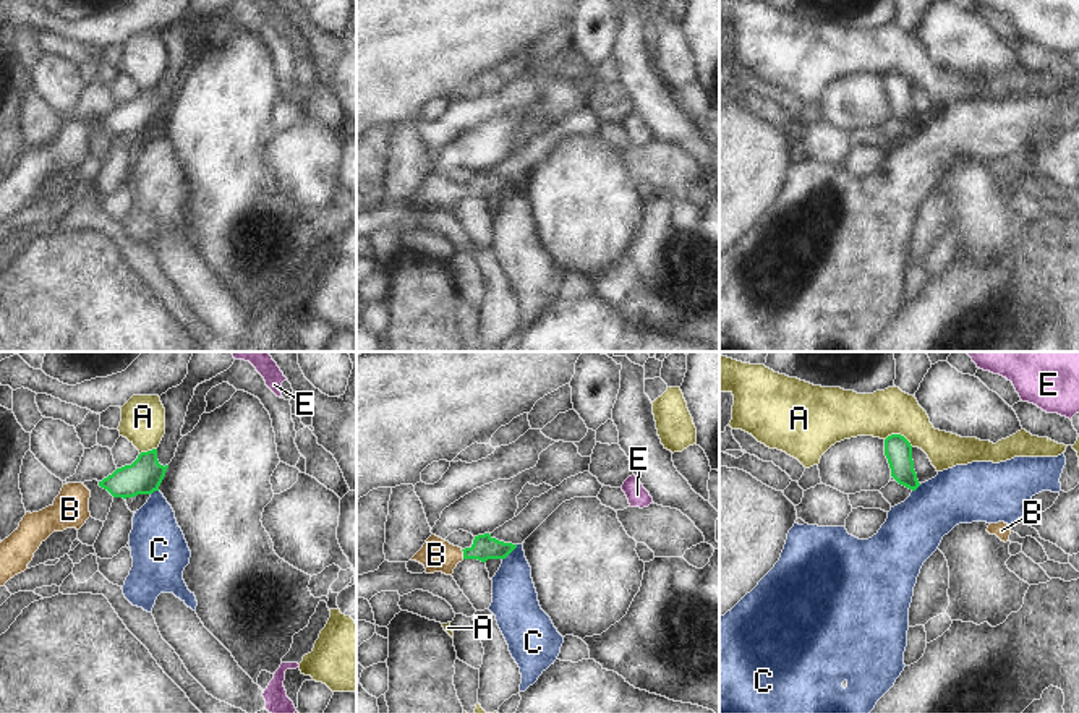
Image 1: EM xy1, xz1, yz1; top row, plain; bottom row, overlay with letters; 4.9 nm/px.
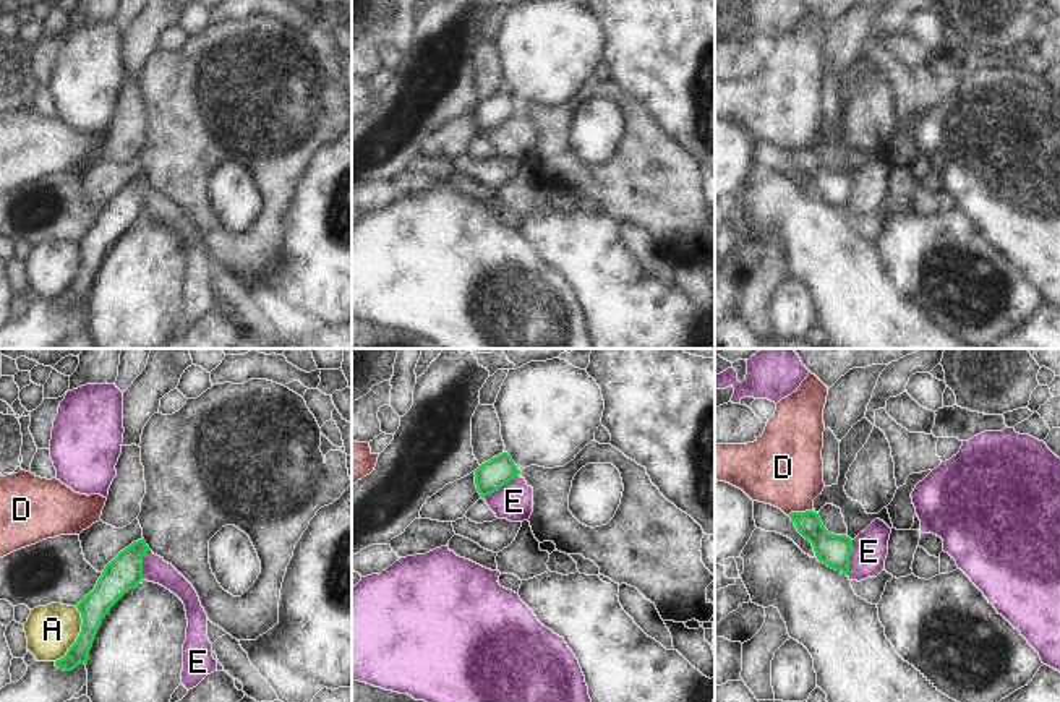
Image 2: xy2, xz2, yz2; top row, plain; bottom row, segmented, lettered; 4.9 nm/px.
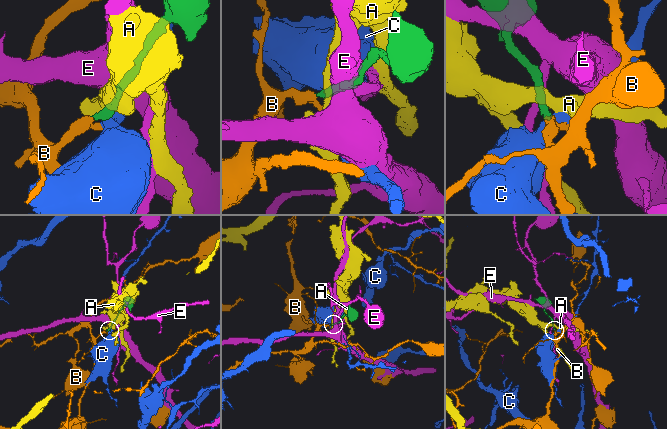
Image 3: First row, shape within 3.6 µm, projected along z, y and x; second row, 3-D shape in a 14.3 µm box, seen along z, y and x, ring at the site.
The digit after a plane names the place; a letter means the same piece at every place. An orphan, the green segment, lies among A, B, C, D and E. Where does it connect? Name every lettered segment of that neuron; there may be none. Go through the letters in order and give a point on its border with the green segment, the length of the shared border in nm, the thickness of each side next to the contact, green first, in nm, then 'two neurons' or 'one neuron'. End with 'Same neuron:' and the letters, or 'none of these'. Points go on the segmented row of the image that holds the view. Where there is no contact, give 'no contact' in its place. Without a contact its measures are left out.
A: xy2 (78, 636) | 300 nm | 140/240 nm | two neurons
B: xz1 (464, 555) | 50 nm | 120/160 nm | one neuron
C: xz1 (509, 553) | 110 nm | 120/220 nm | two neurons
D: yz2 (801, 513) | 140 nm | 160/380 nm | two neurons
E: xz2 (501, 485) | 220 nm | 150/190 nm | two neurons
Same neuron: B

